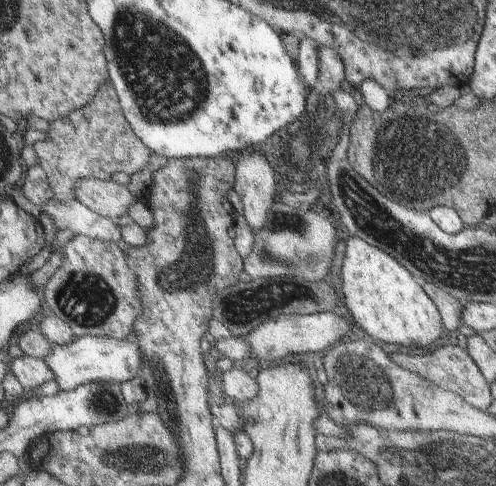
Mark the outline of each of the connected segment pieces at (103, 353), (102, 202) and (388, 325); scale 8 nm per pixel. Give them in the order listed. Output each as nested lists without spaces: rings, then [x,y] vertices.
[[[84,336],[73,338],[73,341],[64,345],[50,343],[47,354],[41,360],[50,368],[52,379],[62,391],[71,390],[89,381],[111,381],[121,384],[139,376],[140,372],[137,343],[128,342],[126,339]]]
[[[80,178],[74,184],[74,194],[79,203],[103,217],[112,220],[126,212],[130,202],[135,200],[126,189],[109,179]]]
[[[352,237],[346,242],[346,251],[341,266],[341,286],[345,306],[344,315],[349,318],[351,324],[359,326],[367,334],[367,338],[374,342],[379,340],[383,344],[402,346],[403,349],[425,348],[442,336],[443,328],[439,322],[439,310],[429,295],[415,282],[413,274],[391,255],[373,244],[366,243],[363,239]]]

